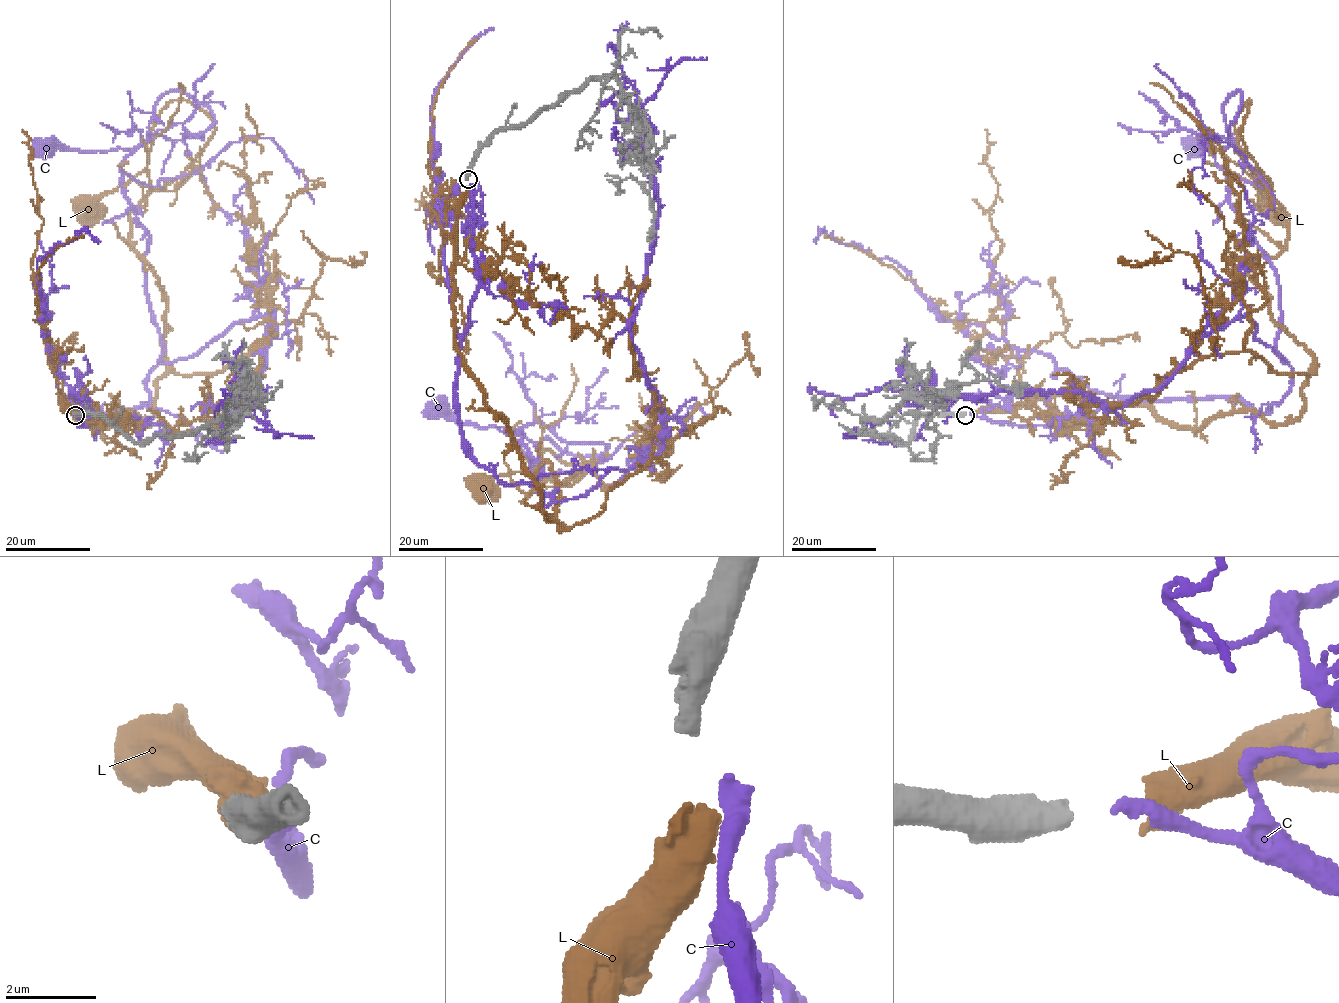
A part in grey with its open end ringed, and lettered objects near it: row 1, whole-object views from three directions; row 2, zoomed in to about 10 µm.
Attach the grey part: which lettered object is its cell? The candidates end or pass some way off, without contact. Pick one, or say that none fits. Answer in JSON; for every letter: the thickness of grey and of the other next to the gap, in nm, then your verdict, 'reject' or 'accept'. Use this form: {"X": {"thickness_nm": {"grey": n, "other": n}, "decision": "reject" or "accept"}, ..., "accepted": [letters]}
{"C": {"thickness_nm": {"grey": 480, "other": 360}, "decision": "reject"}, "L": {"thickness_nm": {"grey": 480, "other": 400}, "decision": "accept"}, "accepted": ["L"]}

